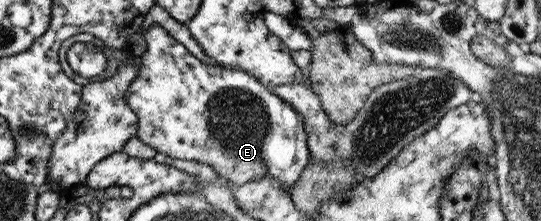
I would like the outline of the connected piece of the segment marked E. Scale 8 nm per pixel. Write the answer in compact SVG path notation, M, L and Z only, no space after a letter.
M160 25L148 27L143 37L146 52L140 57L138 74L130 82L124 99L138 117L135 137L170 158L205 163L220 178L238 186L270 175L278 179L289 194L289 190L312 158L306 144L307 132L302 115L291 104L270 93L251 73L198 61L198 58L170 37Z

